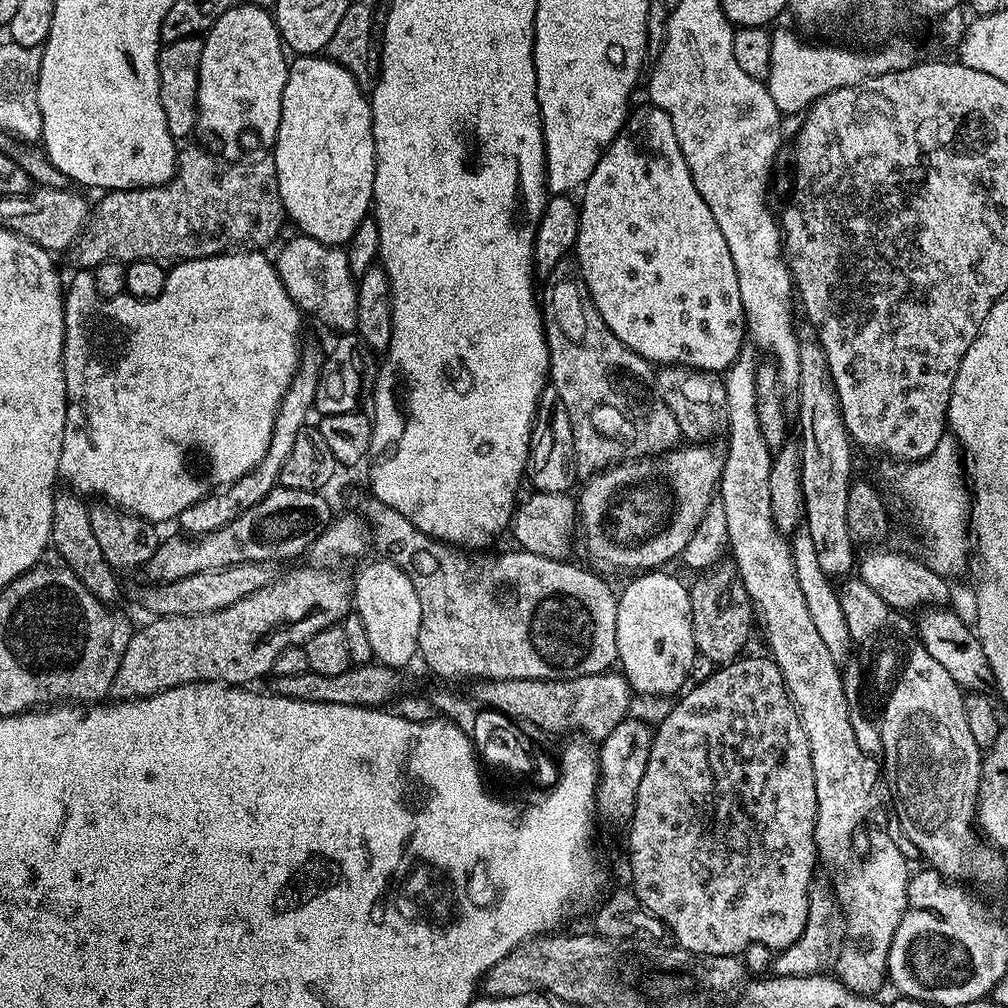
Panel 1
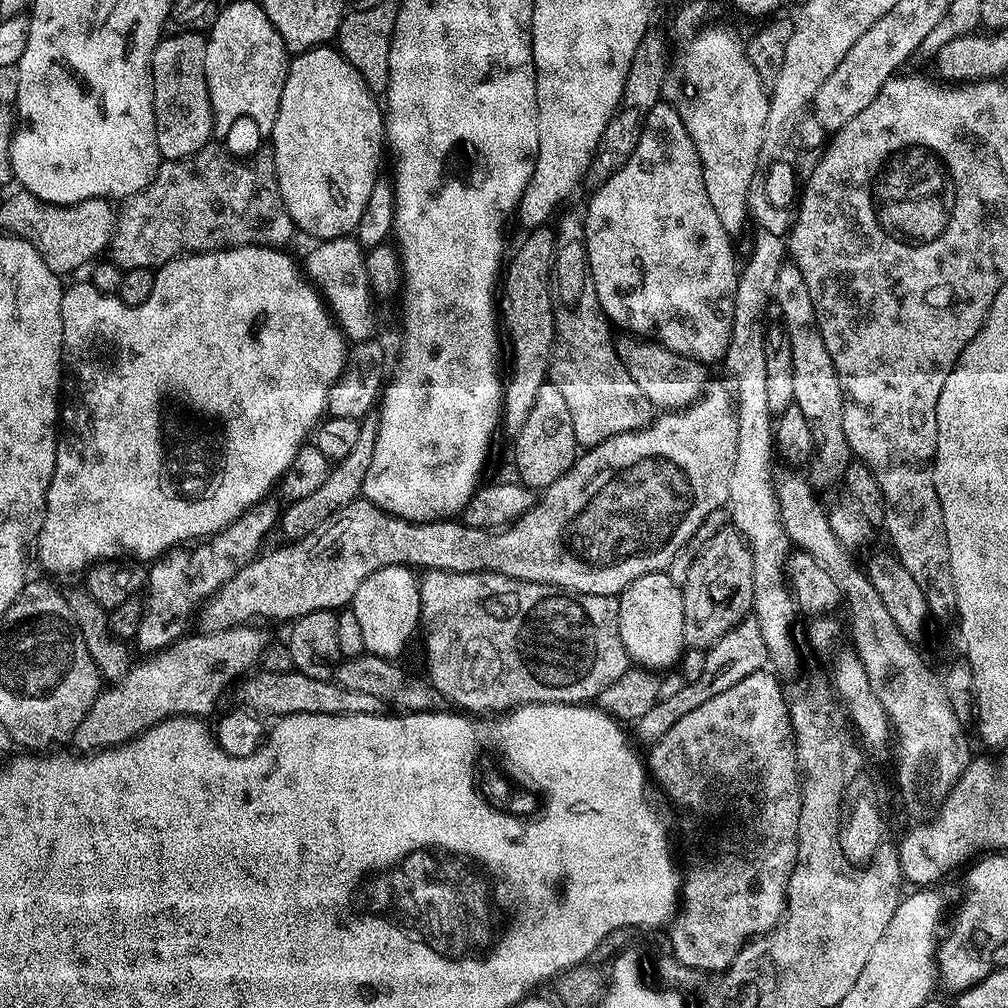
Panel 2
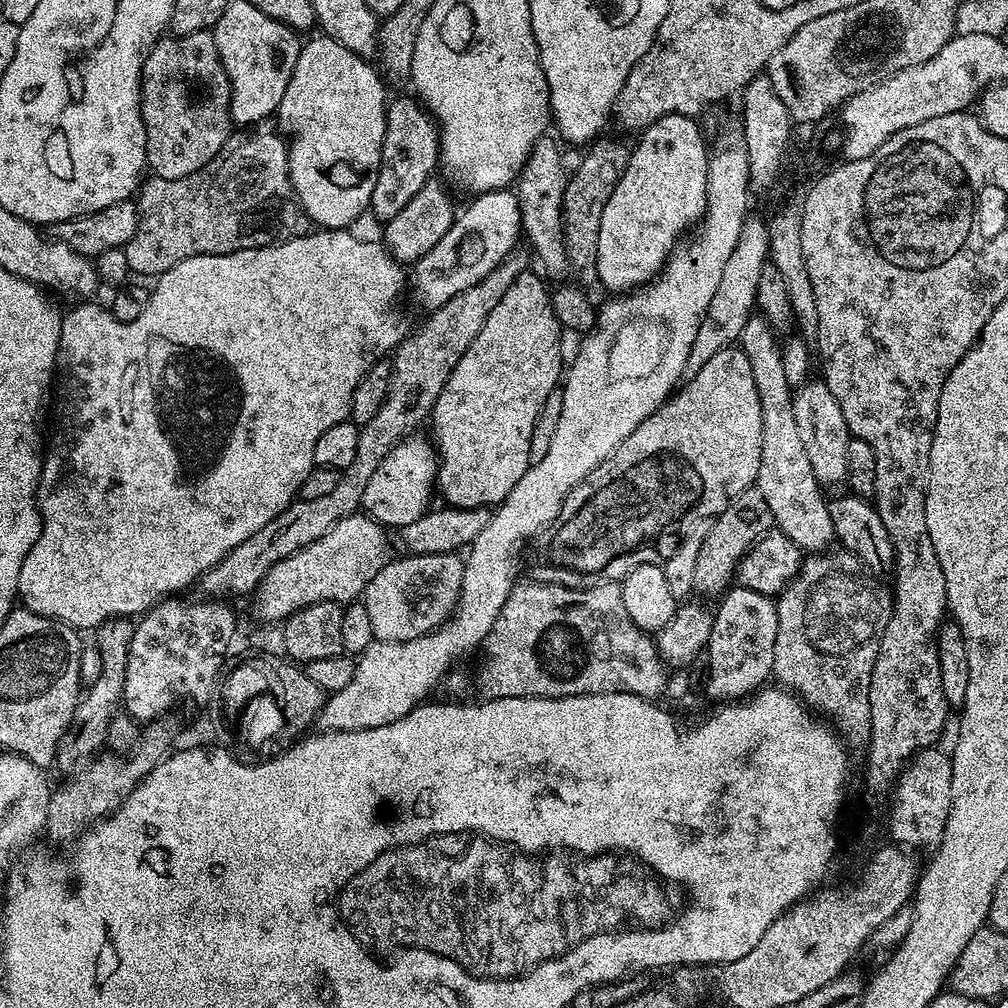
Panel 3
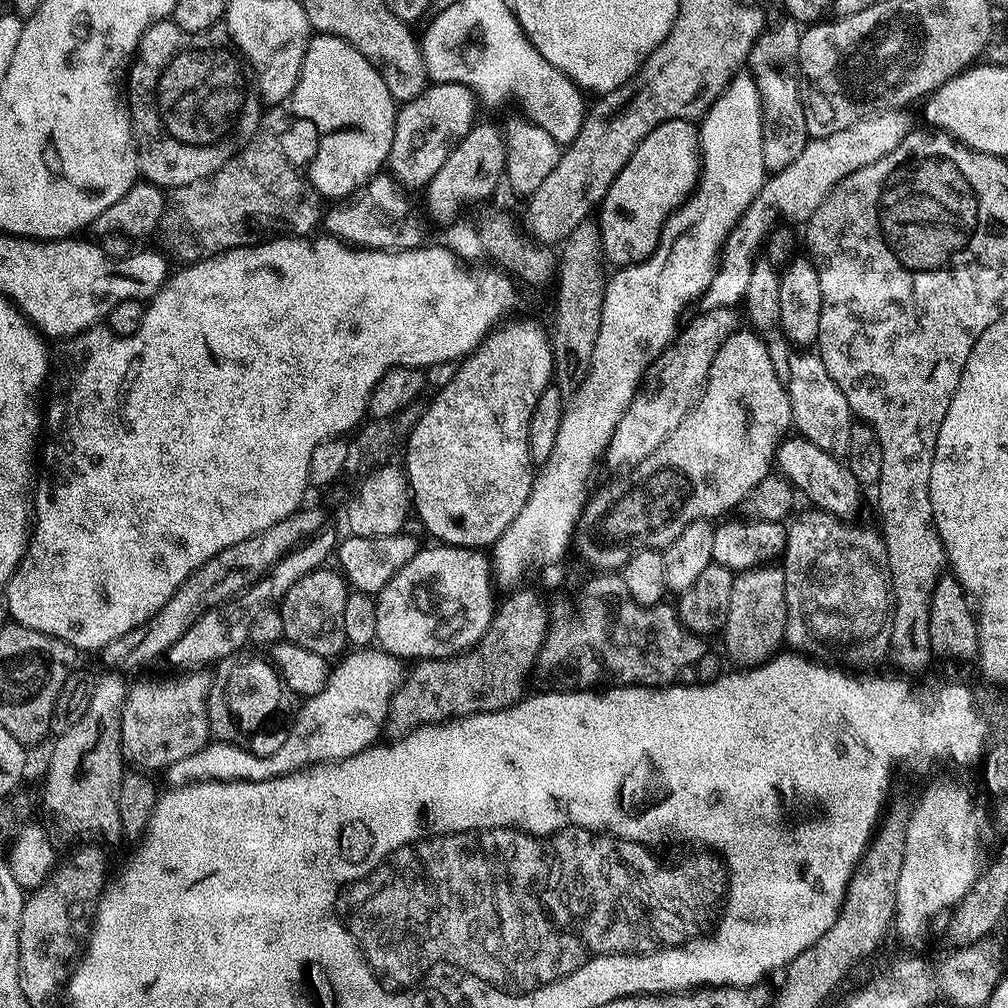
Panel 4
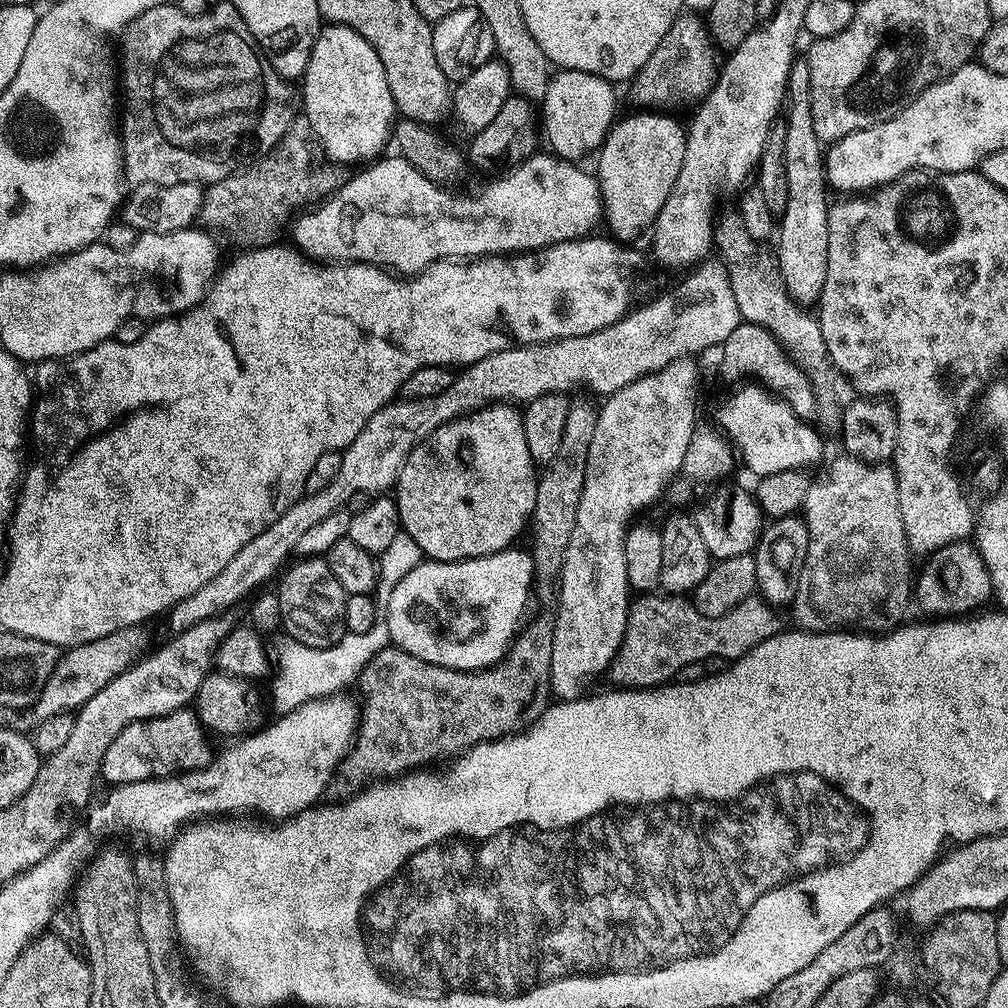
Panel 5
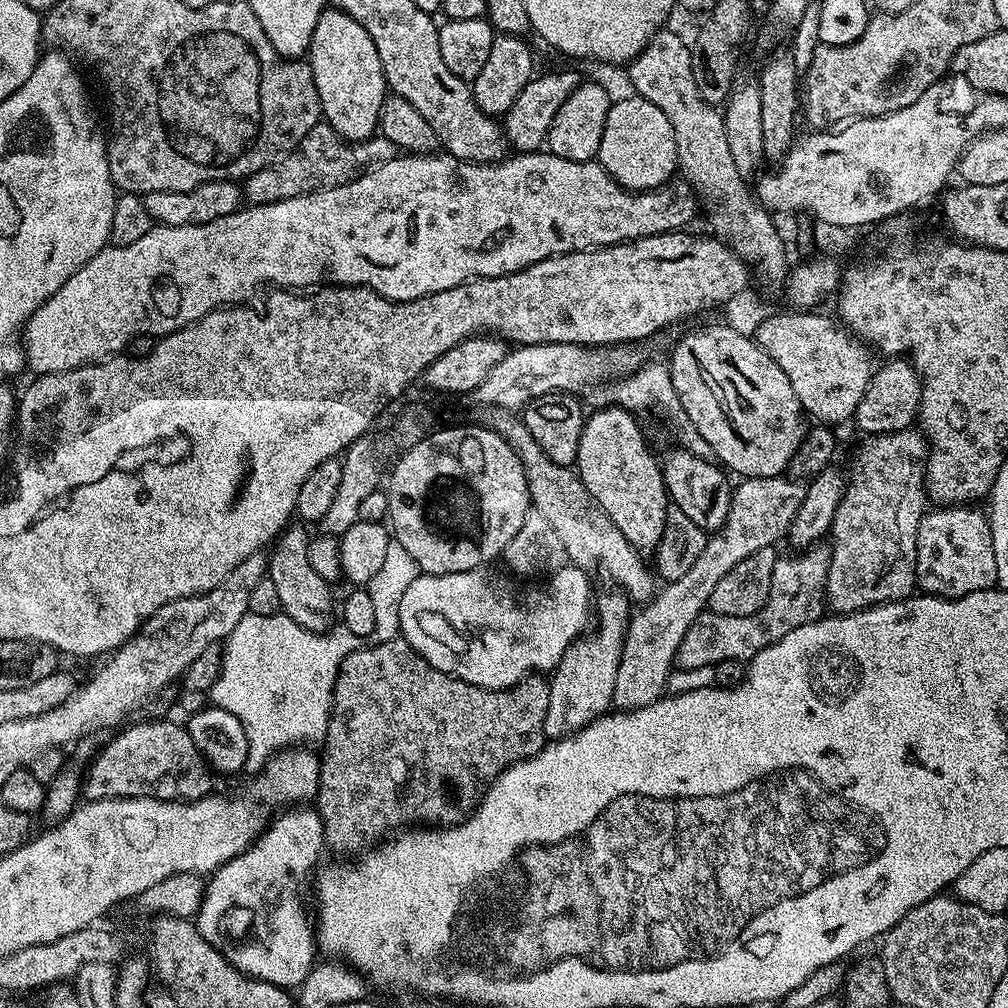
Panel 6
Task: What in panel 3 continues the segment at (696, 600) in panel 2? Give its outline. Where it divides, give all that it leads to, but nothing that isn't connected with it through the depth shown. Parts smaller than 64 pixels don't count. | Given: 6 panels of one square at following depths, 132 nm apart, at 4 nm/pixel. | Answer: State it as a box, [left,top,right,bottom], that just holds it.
[694,486,770,597]

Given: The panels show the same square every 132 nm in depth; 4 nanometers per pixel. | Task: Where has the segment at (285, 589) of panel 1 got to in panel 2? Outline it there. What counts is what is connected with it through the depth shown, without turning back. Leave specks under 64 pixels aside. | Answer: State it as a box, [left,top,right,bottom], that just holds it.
[71,626,266,754]

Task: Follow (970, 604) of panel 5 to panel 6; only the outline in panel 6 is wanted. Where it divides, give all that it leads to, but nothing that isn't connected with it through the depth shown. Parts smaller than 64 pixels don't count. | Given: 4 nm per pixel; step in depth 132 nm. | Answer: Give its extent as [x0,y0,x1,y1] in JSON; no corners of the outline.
[916,506,998,600]

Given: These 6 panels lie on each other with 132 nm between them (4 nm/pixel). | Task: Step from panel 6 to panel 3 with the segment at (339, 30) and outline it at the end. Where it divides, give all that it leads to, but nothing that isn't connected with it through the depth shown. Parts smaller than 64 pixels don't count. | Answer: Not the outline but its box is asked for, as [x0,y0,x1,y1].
[278,34,389,230]

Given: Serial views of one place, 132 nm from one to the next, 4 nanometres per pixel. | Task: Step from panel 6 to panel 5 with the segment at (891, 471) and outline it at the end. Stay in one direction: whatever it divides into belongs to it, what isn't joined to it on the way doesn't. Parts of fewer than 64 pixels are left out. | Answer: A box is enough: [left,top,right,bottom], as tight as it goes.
[790,454,914,634]

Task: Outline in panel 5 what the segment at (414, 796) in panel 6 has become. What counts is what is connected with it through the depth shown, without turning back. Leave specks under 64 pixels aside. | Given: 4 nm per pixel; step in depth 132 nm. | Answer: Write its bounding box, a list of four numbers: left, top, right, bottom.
[327,617,553,796]

